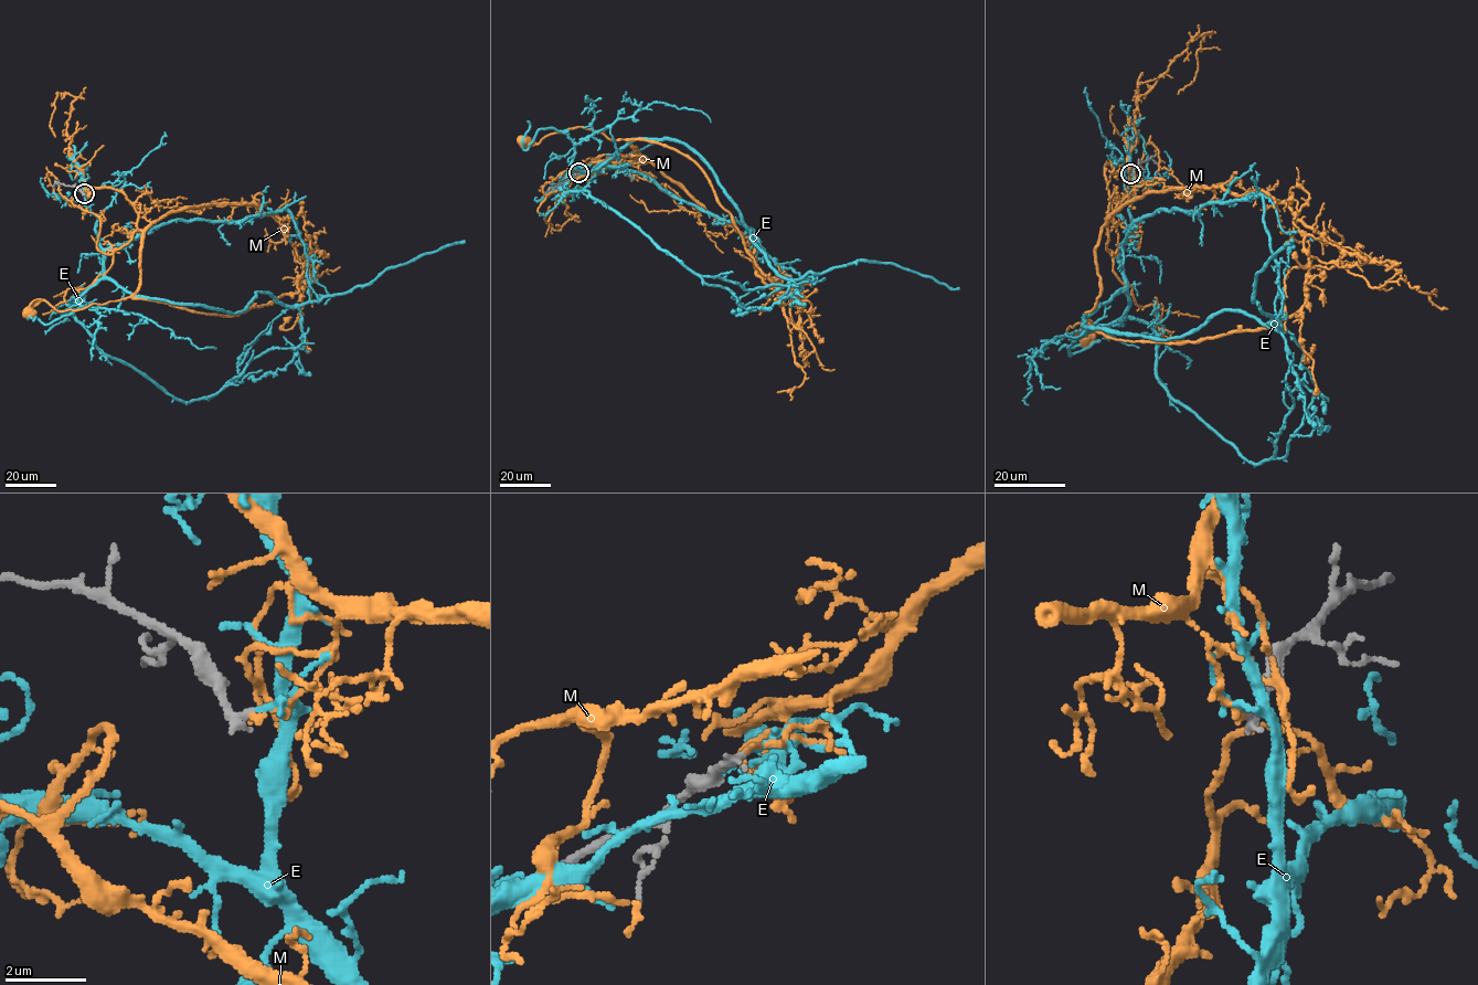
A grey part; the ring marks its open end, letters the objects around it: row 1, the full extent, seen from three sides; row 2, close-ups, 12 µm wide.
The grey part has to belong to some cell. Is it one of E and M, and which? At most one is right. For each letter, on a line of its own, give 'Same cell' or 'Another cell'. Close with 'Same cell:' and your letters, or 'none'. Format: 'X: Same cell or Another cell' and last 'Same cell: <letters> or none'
E: Same cell
M: Another cell
Same cell: E

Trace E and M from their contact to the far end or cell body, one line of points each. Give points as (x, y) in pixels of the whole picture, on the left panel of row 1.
E: (84, 193), (104, 275), (134, 295), (227, 313), (257, 293), (285, 305), (319, 302), (464, 241)
M: (84, 194), (118, 189), (134, 207), (141, 232), (139, 287), (73, 310), (40, 300), (29, 314)

